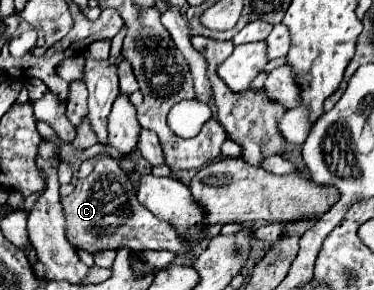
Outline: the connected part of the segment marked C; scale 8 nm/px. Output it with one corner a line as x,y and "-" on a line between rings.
102,155
94,171
74,183
74,191
68,197
62,197
62,209
66,215
66,237
70,239
76,251
84,249
88,253
98,253
102,249
118,249
128,245
132,251
138,249
166,249
174,253
186,253
186,243
176,235
176,231
158,221
146,207
136,199
136,185
130,183
128,175
120,169
118,159

